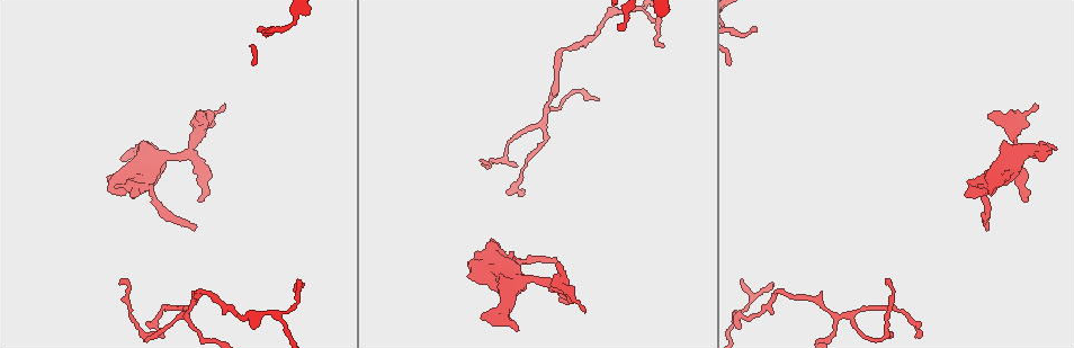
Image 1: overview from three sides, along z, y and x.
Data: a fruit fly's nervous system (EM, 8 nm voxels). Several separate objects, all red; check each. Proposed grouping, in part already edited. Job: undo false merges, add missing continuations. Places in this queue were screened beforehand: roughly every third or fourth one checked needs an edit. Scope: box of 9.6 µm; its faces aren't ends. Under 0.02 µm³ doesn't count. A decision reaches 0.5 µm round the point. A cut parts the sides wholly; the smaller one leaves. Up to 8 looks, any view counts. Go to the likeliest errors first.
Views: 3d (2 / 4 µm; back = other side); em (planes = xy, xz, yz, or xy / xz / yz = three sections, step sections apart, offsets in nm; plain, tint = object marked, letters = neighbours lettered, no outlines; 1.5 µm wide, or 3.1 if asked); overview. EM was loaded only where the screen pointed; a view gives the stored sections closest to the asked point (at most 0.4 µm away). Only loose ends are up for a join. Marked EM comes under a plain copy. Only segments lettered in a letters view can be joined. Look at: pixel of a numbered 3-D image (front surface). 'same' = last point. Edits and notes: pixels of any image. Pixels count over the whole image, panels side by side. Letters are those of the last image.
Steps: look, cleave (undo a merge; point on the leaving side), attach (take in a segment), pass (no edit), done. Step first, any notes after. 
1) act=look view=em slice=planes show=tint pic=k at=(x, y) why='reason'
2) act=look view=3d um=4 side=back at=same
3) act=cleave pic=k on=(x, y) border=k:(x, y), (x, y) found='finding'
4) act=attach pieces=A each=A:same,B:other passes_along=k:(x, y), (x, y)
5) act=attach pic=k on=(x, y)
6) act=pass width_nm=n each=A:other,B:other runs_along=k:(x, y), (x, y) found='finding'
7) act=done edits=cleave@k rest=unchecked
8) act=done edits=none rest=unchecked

act=look view=em slice=planes show=tint pic=1 at=(1056, 149) why='free end'

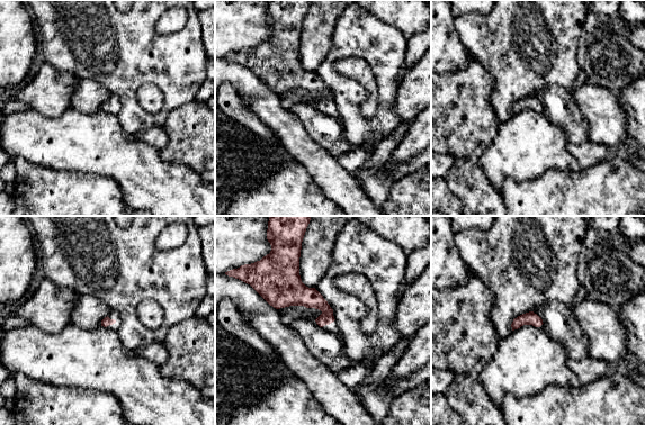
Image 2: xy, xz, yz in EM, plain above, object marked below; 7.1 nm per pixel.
act=look view=em slice=planes show=letters at=same why='what lies round it'

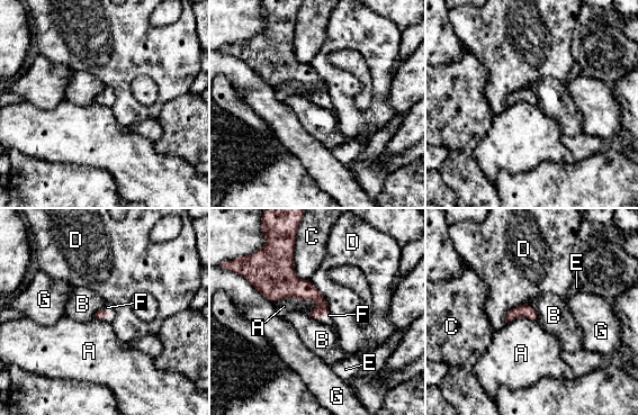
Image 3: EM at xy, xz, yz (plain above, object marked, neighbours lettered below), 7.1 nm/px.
act=attach pic=3 on=(107, 307) each=A:other,B:other,C:other,D:other,E:other,F:same,G:other passes_along=3:(100, 314), (105, 316), (107, 307) found='it goes on there'

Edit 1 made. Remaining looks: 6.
act=look view=3d um=4 side=back pic=1 at=(885, 284) why='branch stops here'

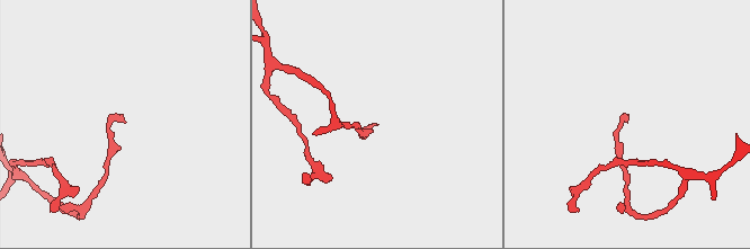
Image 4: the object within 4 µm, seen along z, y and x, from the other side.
act=look view=em slice=planes show=letters pic=4 at=(376, 124)

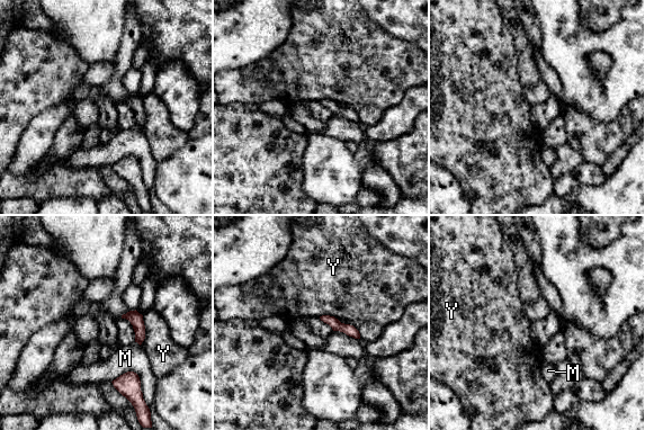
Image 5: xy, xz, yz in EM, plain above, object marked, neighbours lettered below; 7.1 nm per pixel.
act=pass each=M:other,Y:other border=5:(319, 316), (351, 324), (360, 338) found='none of them fits'

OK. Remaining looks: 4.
act=look view=em slice=planes show=letters pic=1 at=(988, 118) why='an open end'

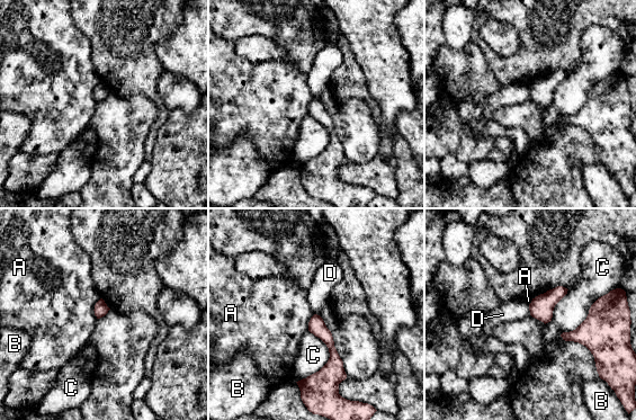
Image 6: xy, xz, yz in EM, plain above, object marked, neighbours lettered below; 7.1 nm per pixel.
act=pass each=A:other,B:other,C:other,D:other found='none of them fits'

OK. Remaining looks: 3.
act=done edits=attach@3 rest=unchecked

